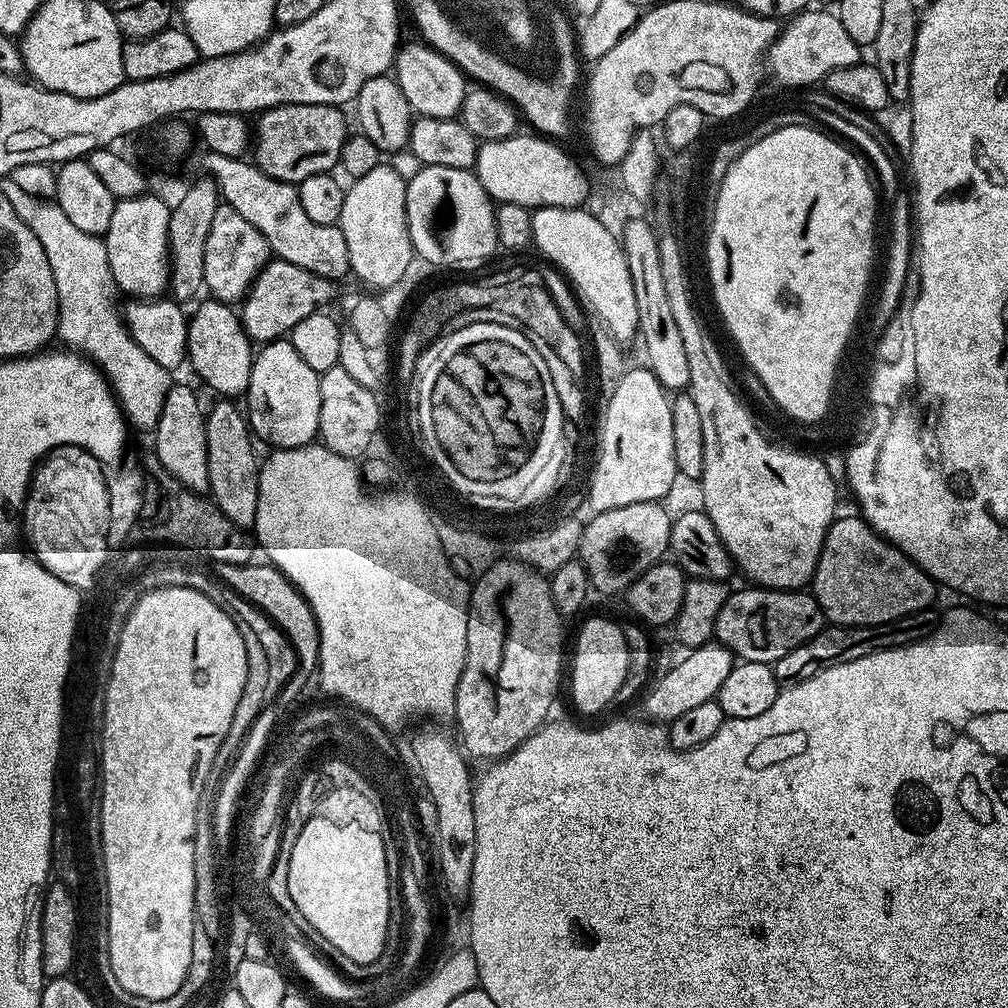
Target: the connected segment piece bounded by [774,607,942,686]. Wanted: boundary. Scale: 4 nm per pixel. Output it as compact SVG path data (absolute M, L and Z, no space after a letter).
M935 607L923 608L920 612L911 612L888 624L871 624L870 626L825 626L814 638L802 642L802 646L794 646L790 654L782 654L774 665L776 680L782 686L795 686L806 678L826 670L830 666L838 666L842 662L854 662L854 658L866 658L866 654L874 654L883 648L897 648L913 644L932 635L942 616Z

